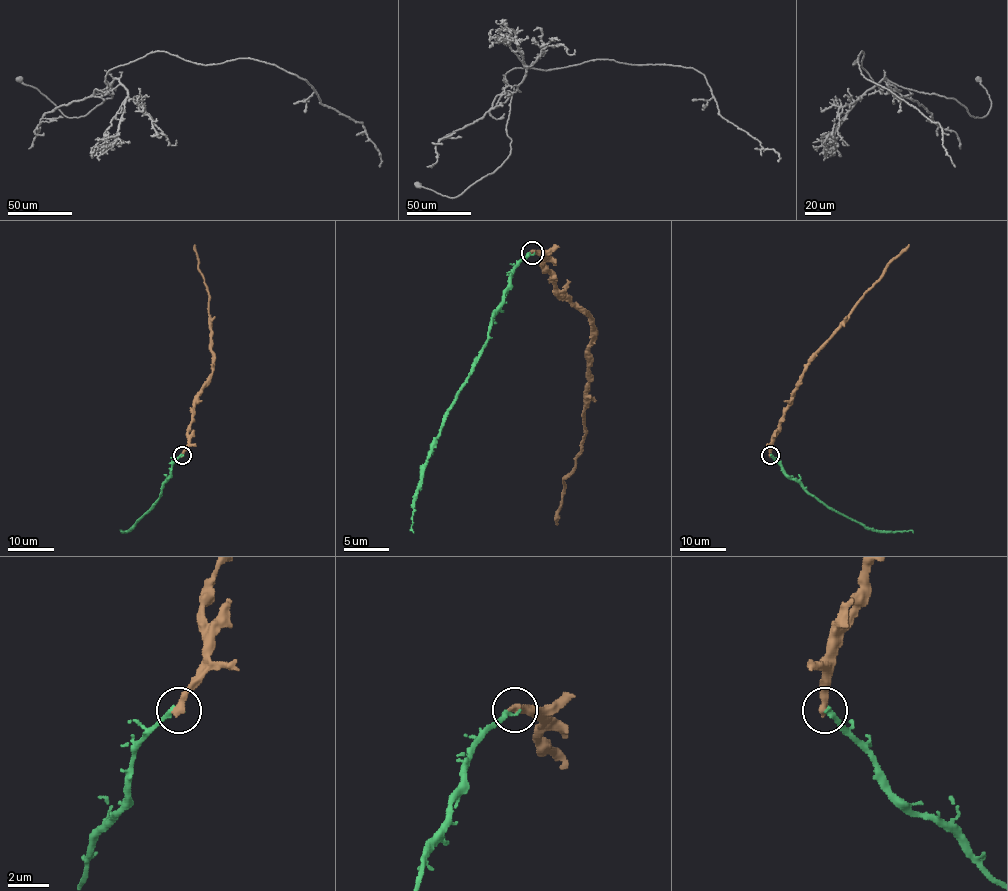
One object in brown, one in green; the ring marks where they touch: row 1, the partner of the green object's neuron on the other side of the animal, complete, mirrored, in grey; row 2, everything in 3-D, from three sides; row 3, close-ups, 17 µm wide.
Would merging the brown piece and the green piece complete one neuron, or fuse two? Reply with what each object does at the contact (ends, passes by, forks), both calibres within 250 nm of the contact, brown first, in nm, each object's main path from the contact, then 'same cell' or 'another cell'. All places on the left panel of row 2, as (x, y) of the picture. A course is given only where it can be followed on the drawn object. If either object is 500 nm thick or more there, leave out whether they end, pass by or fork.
brown ends | green ends | 360/220 nm | brown via (182, 455), (188, 443), (191, 410), (212, 372), (209, 291), (198, 268), (195, 244) | green via (182, 455), (172, 464), (171, 475), (156, 502), (122, 533) | another cell

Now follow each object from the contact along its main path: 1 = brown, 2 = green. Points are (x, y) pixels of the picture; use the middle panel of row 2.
1: (533, 253), (544, 257), (544, 264), (557, 287), (591, 318), (584, 441), (575, 466), (564, 477), (557, 524)
2: (533, 253), (512, 271), (481, 356), (432, 441), (414, 502), (414, 533)

